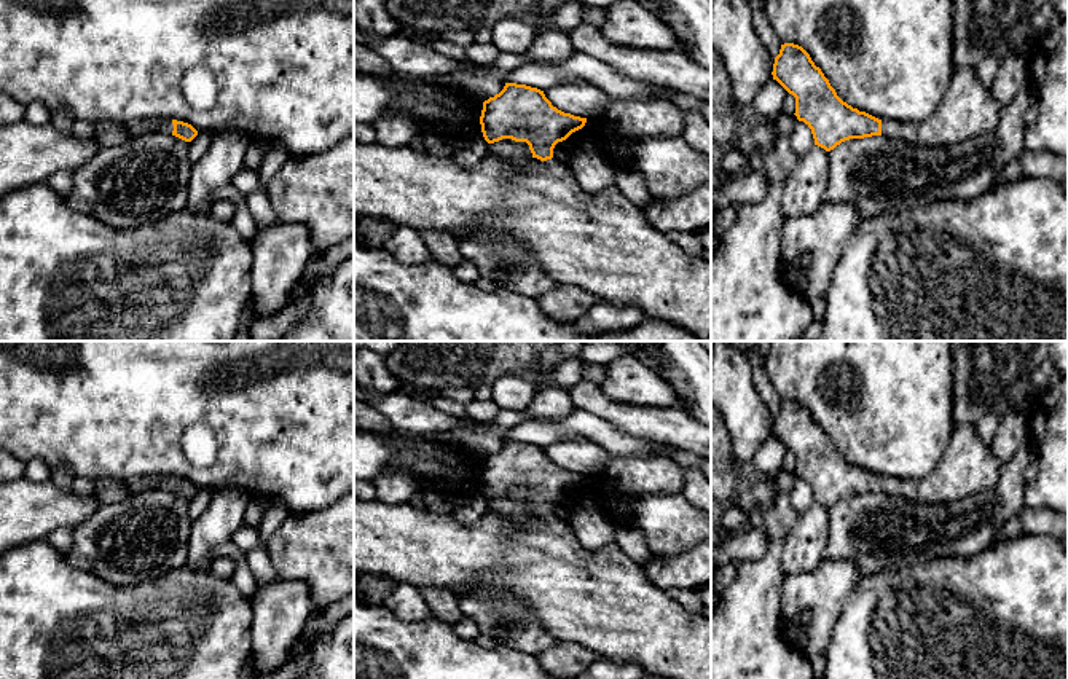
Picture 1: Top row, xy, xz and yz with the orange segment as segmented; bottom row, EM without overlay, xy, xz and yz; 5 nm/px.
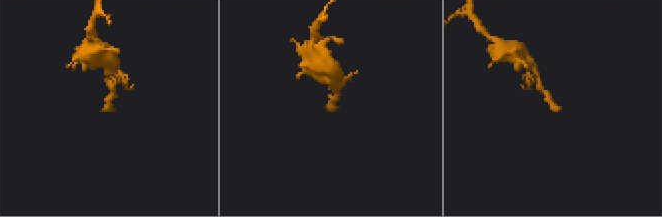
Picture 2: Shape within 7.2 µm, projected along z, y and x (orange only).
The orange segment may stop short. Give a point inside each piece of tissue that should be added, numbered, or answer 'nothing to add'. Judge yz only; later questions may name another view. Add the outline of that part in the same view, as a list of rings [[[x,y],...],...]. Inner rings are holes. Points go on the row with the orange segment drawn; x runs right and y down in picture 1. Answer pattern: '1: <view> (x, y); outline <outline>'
1: yz (968, 109); outline [[[955,69],[937,110],[920,123],[881,120],[881,134],[921,147],[948,147],[985,132],[999,121],[1001,107],[974,69]]]

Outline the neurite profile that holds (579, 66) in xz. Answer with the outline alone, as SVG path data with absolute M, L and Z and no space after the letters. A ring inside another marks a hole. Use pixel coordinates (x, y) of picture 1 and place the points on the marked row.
M577 51L556 64L529 62L507 75L507 83L526 84L540 91L572 80L595 84L615 100L669 100L673 91L630 80L604 62Z

